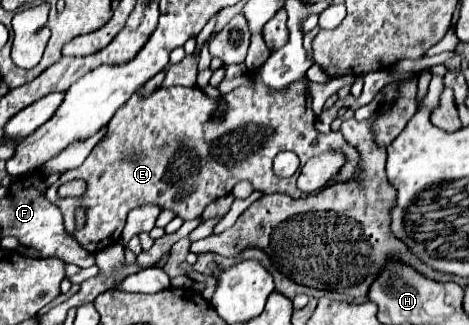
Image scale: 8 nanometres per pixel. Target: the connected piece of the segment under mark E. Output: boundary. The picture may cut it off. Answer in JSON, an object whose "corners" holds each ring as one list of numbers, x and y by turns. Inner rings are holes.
{"corners":[[255,79,253,87,241,85,227,93,225,99,229,113,225,119,215,121,215,105,199,87,161,87,149,97,137,91,129,99,129,105,115,113,107,125,107,133,85,163,65,171,57,183,47,189,45,197,61,209,65,229,69,229,89,253,95,253,119,241,125,217,133,207,157,205,173,211,183,221,193,221,201,217,209,203,229,195,239,181,249,181,253,189,263,195,281,191,291,197,303,197,295,185,297,173,291,179,279,179,271,171,273,157,283,149,297,153,301,167,311,157,339,151,345,155,345,167,337,173,336,181,348,181,357,173,359,155,347,145,343,135,339,131,319,133,315,129,315,115,305,83,299,81,281,91,273,91],[77,177,87,181,87,193,81,199,61,199,57,187],[77,211,85,211,83,229,75,229]]}

